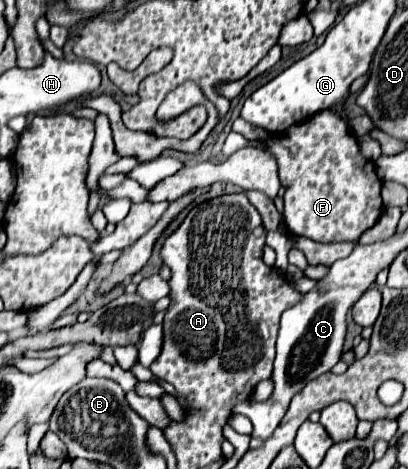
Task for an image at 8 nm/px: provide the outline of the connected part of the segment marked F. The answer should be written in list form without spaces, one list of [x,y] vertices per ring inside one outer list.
[[[322,110],[322,112],[318,112],[316,116],[310,116],[308,120],[300,122],[300,124],[294,124],[294,126],[290,126],[290,128],[284,130],[284,132],[268,132],[268,136],[262,140],[262,146],[264,146],[264,148],[276,158],[276,162],[278,162],[280,182],[282,182],[282,186],[284,186],[284,190],[286,190],[286,192],[284,192],[284,224],[288,226],[288,230],[290,230],[292,234],[308,236],[308,238],[312,238],[312,240],[316,240],[316,242],[358,240],[358,236],[360,236],[366,228],[374,226],[376,220],[380,218],[380,214],[382,214],[382,198],[380,198],[382,182],[380,182],[380,178],[376,176],[376,168],[374,168],[374,174],[372,174],[372,162],[366,160],[366,158],[358,152],[358,142],[356,142],[356,138],[352,136],[352,132],[350,132],[346,120],[344,120],[338,112],[334,112],[334,110]]]

